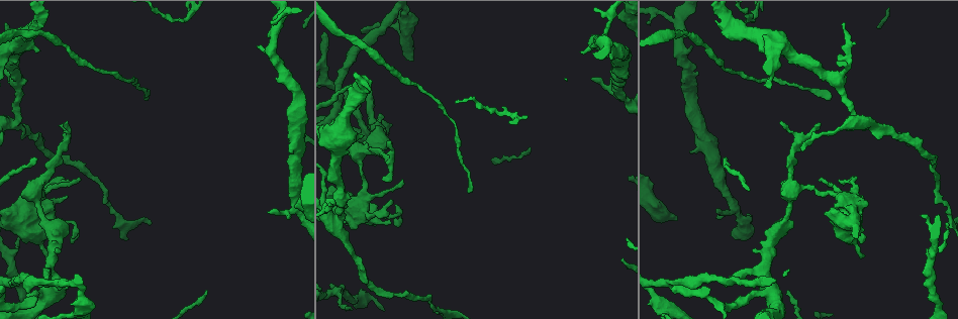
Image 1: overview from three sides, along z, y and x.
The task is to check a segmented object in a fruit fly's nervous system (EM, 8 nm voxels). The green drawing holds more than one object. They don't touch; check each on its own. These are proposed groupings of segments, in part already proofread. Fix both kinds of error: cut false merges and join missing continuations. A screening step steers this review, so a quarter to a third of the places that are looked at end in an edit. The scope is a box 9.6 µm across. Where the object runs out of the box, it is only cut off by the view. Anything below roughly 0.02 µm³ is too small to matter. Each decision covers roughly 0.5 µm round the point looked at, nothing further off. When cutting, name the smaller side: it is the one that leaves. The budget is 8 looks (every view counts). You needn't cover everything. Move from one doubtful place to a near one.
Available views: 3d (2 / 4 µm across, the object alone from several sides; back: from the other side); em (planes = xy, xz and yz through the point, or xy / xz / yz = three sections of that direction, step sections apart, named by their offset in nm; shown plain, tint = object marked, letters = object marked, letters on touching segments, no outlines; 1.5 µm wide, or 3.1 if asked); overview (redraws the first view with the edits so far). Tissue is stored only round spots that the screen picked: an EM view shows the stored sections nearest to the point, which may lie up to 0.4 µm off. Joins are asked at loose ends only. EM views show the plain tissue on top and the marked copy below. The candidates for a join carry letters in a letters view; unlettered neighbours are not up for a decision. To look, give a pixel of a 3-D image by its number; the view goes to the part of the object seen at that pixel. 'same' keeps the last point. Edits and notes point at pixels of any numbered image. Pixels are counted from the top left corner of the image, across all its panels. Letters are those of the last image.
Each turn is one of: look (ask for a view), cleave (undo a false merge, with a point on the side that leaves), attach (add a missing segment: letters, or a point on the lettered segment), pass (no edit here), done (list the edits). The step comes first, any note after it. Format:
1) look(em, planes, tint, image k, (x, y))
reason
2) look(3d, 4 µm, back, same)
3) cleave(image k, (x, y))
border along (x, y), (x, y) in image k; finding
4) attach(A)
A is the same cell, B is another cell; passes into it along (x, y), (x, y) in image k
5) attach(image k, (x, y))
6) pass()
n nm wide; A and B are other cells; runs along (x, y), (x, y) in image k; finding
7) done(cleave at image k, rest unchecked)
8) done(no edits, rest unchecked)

look(em, planes, letters, image 1, (864, 256))
thin end

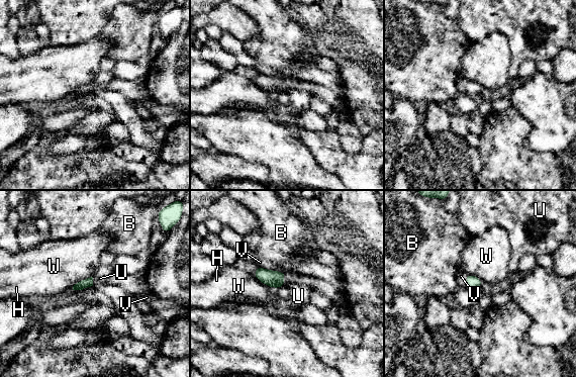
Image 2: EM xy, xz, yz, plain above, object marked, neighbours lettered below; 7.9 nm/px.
pass()
B, H, U, V and W are other cells; border along (91, 276), (79, 280), (72, 289) in image 2; none of them fits

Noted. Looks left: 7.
look(em, planes, letters, image 1, (470, 192))
end of a long branch

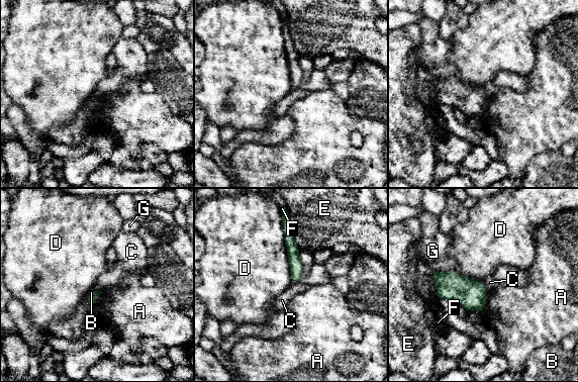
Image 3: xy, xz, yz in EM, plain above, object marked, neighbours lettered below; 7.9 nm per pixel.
pass()
70 nm wide; A, B, C, D, E, F and G are other cells; runs along (286, 224), (295, 263), (295, 280) in image 3; none of them fits

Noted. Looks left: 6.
look(em, yz, step 8, tint, image 1, (37, 287))
an open end

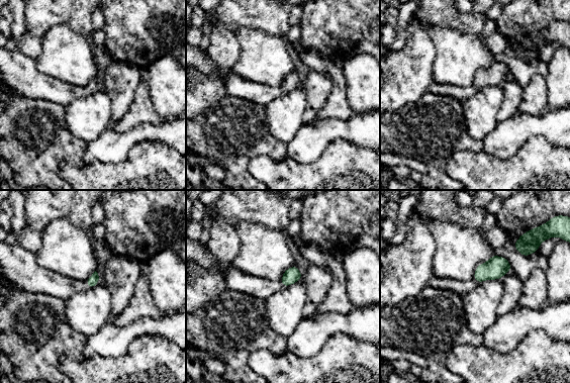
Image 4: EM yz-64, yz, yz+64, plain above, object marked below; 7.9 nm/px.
look(em, yz, step 8, letters, same)

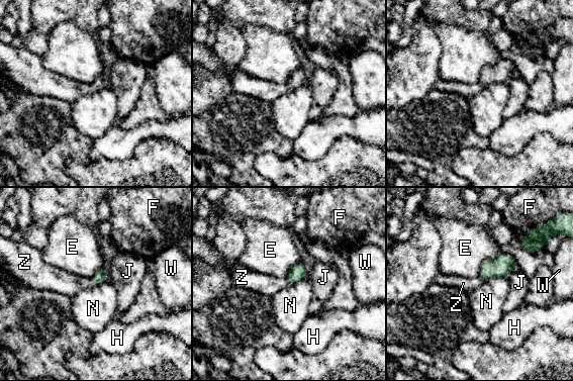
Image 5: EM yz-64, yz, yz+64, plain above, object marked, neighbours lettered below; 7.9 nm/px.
attach(Z)
E touches over 260 nm; Z is the same cell, E, F, H, J, N and W are other cells; passes into it along (98, 278), (93, 282), (63, 282) in image 5; it goes on there

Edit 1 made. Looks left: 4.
done(attach at image 5, rest unchecked)

